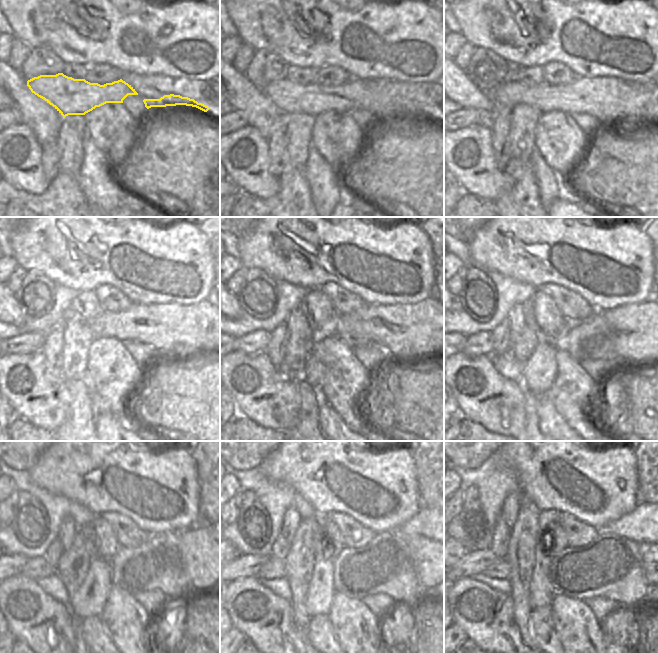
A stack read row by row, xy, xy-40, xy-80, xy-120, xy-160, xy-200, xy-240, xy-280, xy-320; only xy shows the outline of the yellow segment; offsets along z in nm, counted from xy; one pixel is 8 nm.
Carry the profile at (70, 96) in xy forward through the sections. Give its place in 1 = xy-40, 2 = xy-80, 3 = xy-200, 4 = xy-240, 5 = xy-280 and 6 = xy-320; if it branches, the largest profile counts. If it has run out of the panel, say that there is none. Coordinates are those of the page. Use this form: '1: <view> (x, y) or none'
1: xy-40 (289, 97)
2: xy-80 (608, 104)
3: xy-200 (643, 332)
4: xy-240 (199, 549)
5: xy-280 (423, 550)
6: xy-320 (647, 550)

